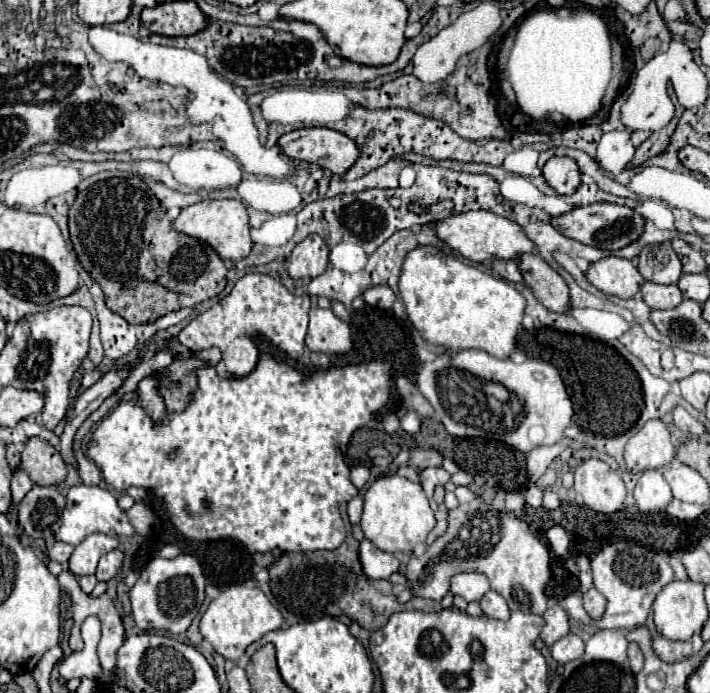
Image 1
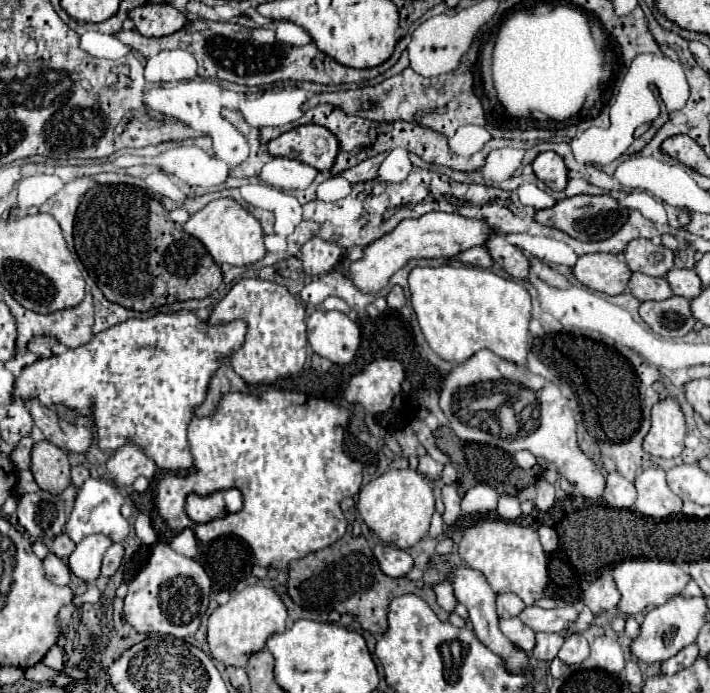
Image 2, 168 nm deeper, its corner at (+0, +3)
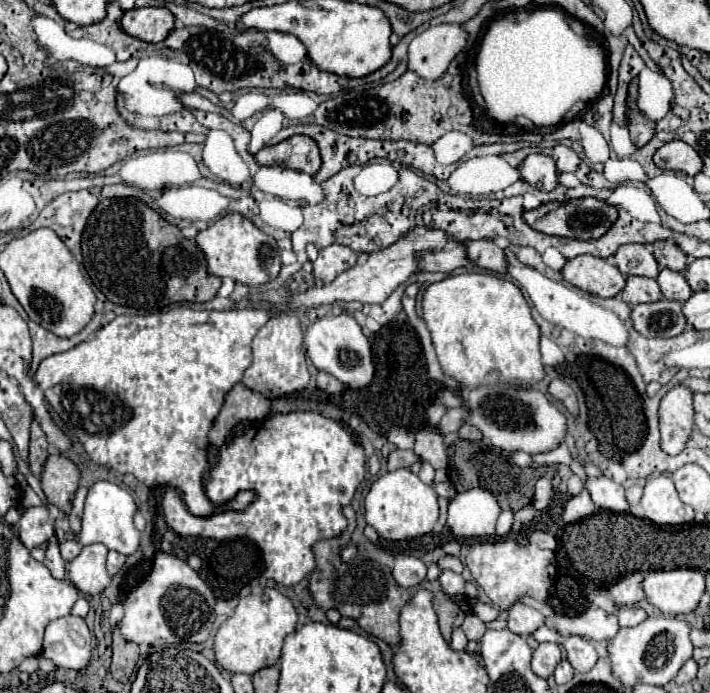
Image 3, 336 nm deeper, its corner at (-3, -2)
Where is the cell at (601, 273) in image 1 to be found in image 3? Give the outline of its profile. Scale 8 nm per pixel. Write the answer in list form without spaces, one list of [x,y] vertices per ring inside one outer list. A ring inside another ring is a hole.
[[[578,255],[570,259],[564,265],[562,275],[568,283],[598,297],[616,297],[626,285],[626,277],[618,267],[594,255]]]

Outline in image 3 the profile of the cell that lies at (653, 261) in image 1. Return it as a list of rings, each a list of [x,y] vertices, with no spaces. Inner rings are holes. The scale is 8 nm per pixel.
[[[622,245],[614,255],[616,267],[624,275],[642,275],[642,277],[656,277],[660,267],[654,259],[650,247],[646,245]]]

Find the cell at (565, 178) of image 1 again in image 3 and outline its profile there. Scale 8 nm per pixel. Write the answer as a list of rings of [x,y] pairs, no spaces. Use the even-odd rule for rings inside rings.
[[[528,155],[520,165],[520,175],[524,181],[528,181],[532,187],[538,187],[540,191],[554,191],[558,185],[556,163],[548,155]]]

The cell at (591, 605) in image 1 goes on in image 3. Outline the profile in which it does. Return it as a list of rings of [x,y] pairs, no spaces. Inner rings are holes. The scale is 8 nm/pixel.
[[[640,573],[628,575],[628,577],[620,579],[616,585],[612,585],[608,589],[608,595],[614,599],[614,603],[618,607],[632,607],[640,599],[644,599],[644,591],[642,591],[640,583],[642,583],[642,575]]]

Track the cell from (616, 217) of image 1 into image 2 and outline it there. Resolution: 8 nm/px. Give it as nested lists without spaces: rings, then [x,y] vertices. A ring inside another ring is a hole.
[[[571,196],[571,198],[563,198],[559,202],[555,202],[553,208],[545,208],[545,210],[537,210],[535,220],[543,226],[551,226],[557,228],[565,234],[569,234],[575,240],[605,240],[611,234],[615,234],[623,222],[627,222],[627,214],[629,210],[623,208],[617,200],[613,200],[611,196]]]

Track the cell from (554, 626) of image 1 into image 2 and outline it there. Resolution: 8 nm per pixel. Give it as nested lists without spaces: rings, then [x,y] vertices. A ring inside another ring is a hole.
[[[537,632],[537,638],[535,638],[537,642],[535,642],[535,648],[533,648],[533,658],[537,658],[537,660],[547,660],[547,662],[551,662],[555,656],[557,656],[557,652],[559,652],[559,648],[563,646],[563,636],[561,634],[549,634],[549,632]]]

